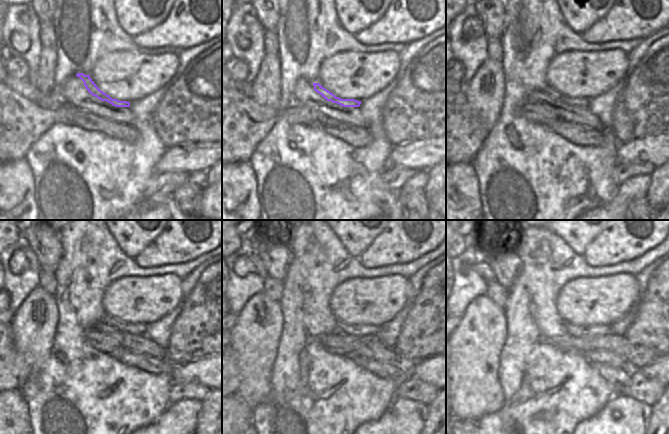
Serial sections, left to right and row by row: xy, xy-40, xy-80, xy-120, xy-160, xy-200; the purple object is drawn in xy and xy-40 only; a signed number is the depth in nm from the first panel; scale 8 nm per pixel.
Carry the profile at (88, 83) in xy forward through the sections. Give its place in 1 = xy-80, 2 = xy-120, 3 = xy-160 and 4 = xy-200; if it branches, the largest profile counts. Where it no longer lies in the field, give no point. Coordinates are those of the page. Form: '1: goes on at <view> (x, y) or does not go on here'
1: goes on at xy-80 (571, 101)
2: goes on at xy-120 (132, 328)
3: goes on at xy-160 (356, 330)
4: goes on at xy-200 (571, 329)

